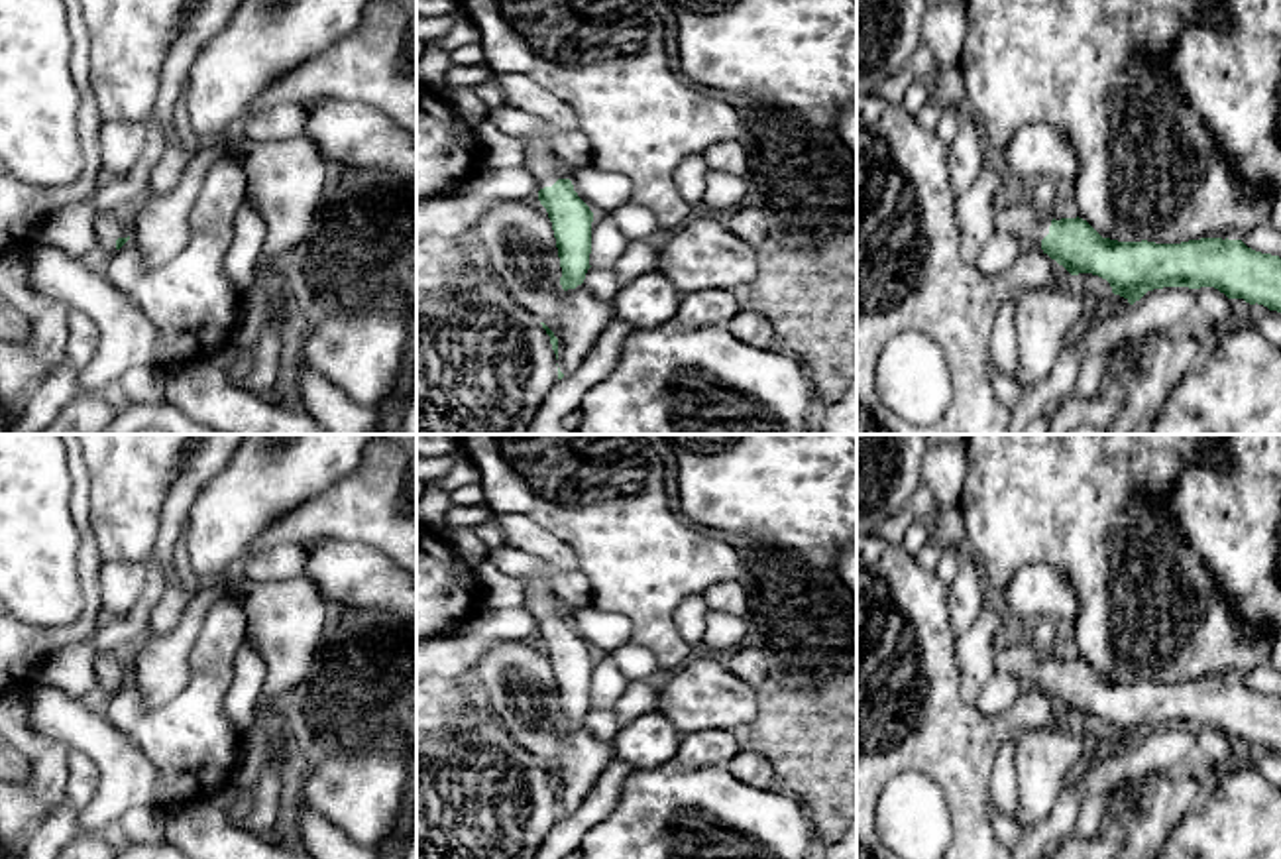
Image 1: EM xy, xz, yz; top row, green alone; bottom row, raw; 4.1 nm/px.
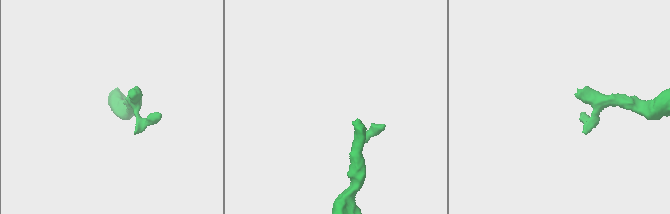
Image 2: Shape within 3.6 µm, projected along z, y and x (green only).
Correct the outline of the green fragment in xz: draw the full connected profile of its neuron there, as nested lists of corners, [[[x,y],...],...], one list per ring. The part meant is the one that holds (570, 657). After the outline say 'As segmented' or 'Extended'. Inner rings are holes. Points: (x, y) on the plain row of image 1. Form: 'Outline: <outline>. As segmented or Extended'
Outline: [[[529,576],[523,582],[527,590],[525,607],[534,615],[538,641],[552,662],[562,708],[560,725],[564,731],[576,729],[591,708],[593,653],[574,631],[554,590],[538,576]]]. Extended

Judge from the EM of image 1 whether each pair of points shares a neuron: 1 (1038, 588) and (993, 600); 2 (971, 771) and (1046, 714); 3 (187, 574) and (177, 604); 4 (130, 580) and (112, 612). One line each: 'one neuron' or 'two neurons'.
1: two neurons
2: one neuron
3: one neuron
4: one neuron

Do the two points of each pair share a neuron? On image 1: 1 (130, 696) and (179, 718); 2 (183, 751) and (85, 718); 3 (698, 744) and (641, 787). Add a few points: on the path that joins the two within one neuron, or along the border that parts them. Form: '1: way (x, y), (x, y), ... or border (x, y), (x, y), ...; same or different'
1: way (140, 710), (148, 718), (166, 718); same
2: border (99, 704), (152, 763); different
3: border (674, 759), (688, 767), (720, 765); different

